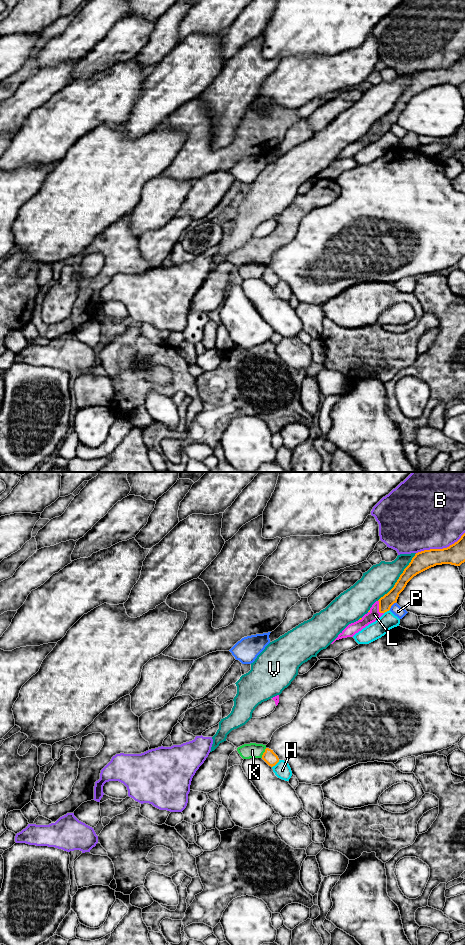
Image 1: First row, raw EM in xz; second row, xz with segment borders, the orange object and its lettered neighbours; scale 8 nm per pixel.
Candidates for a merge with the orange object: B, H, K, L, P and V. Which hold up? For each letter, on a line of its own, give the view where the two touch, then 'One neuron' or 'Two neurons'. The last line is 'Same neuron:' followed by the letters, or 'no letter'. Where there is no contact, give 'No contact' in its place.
B: Touches orange in xz. Two neurons
H: Touches orange in xz. Two neurons
K: Touches orange in xz. Two neurons
L: Touches orange in xz. Two neurons
P: Touches orange in xz. Two neurons
V: Touches orange in xz. Two neurons
Same neuron: no letter

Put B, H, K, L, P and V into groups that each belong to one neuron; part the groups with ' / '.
B / H / K / L / P / V

